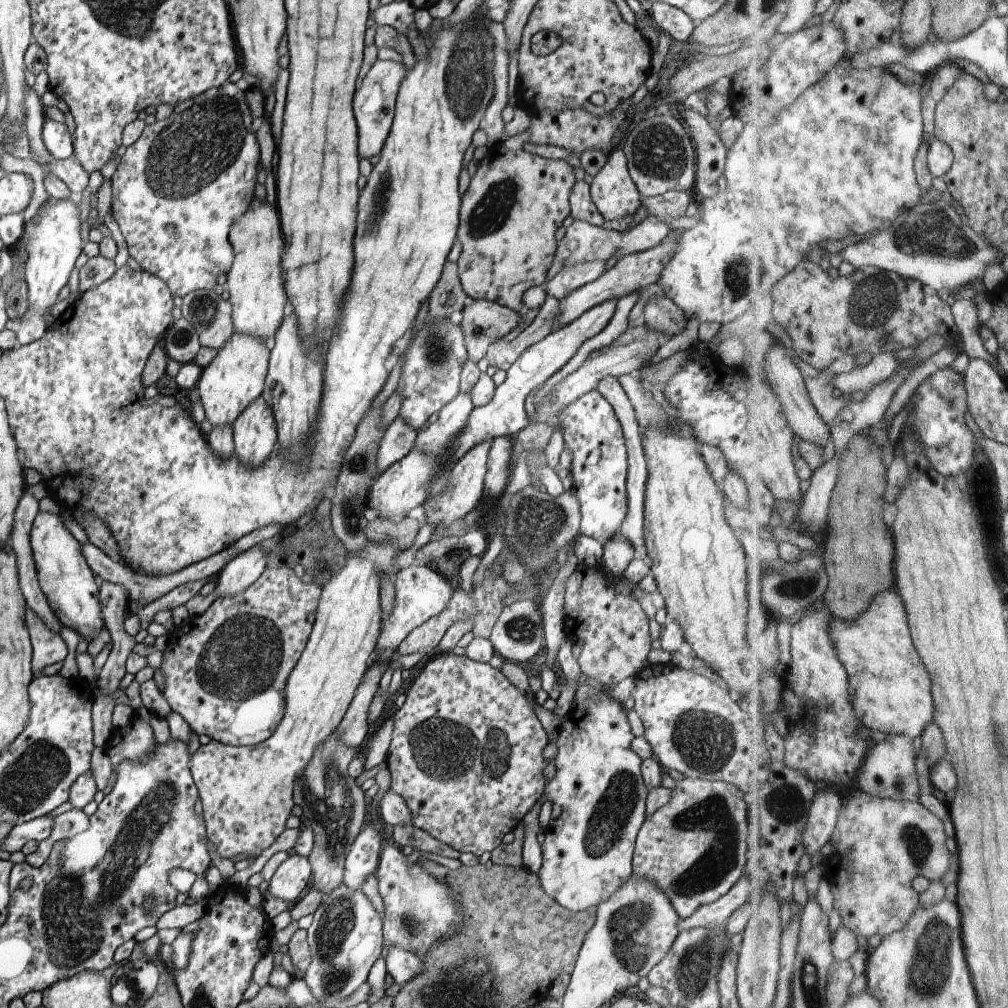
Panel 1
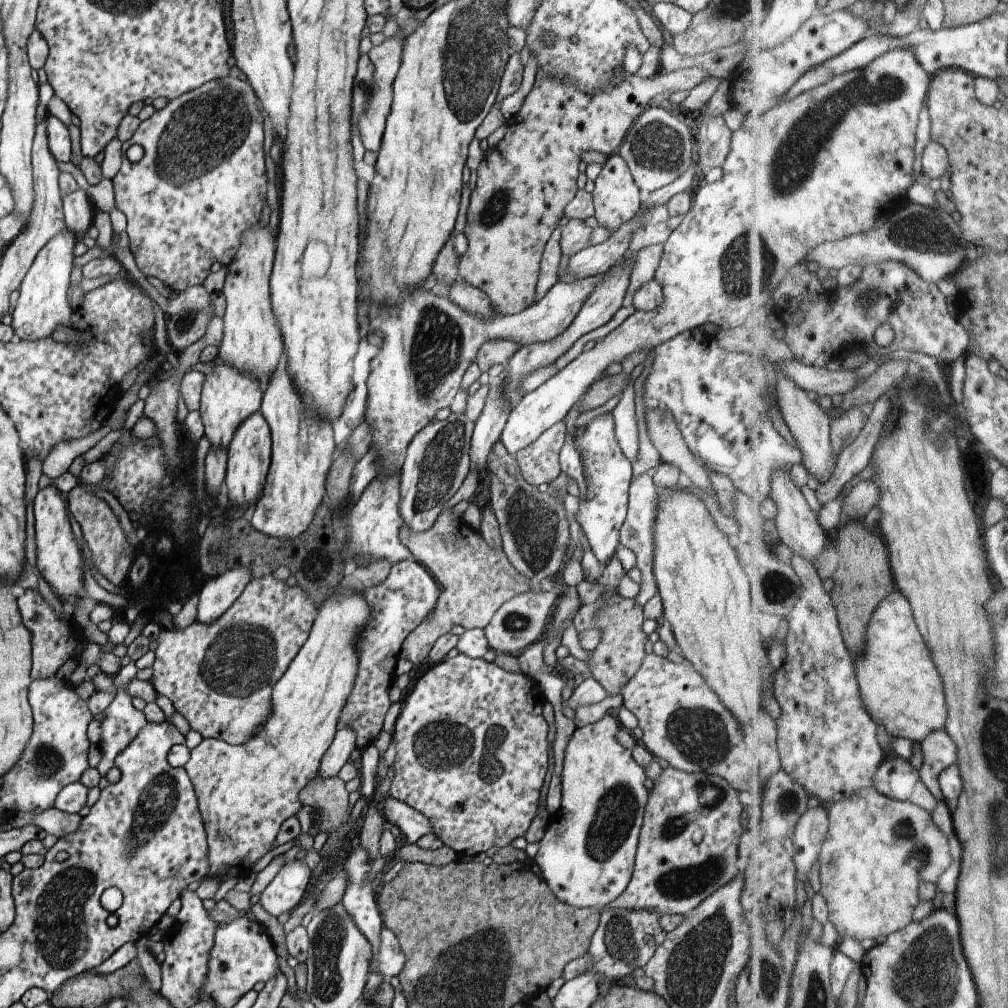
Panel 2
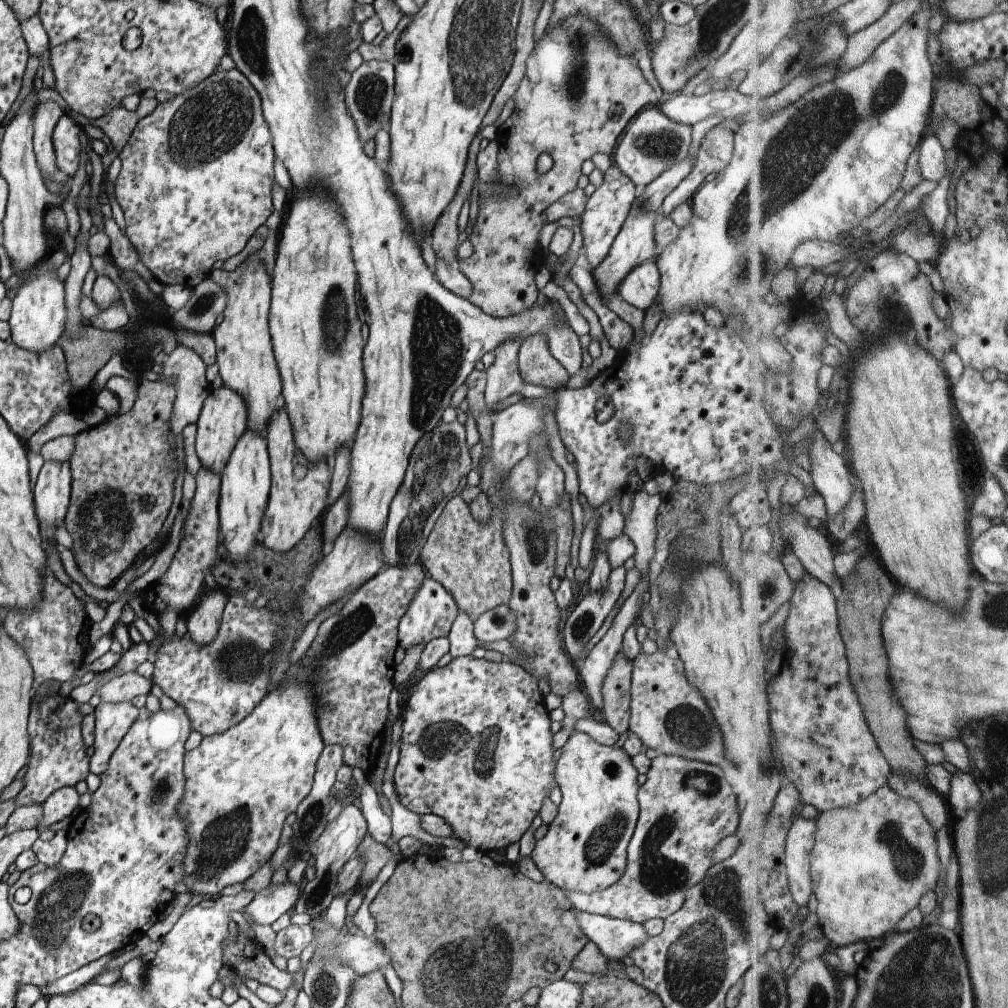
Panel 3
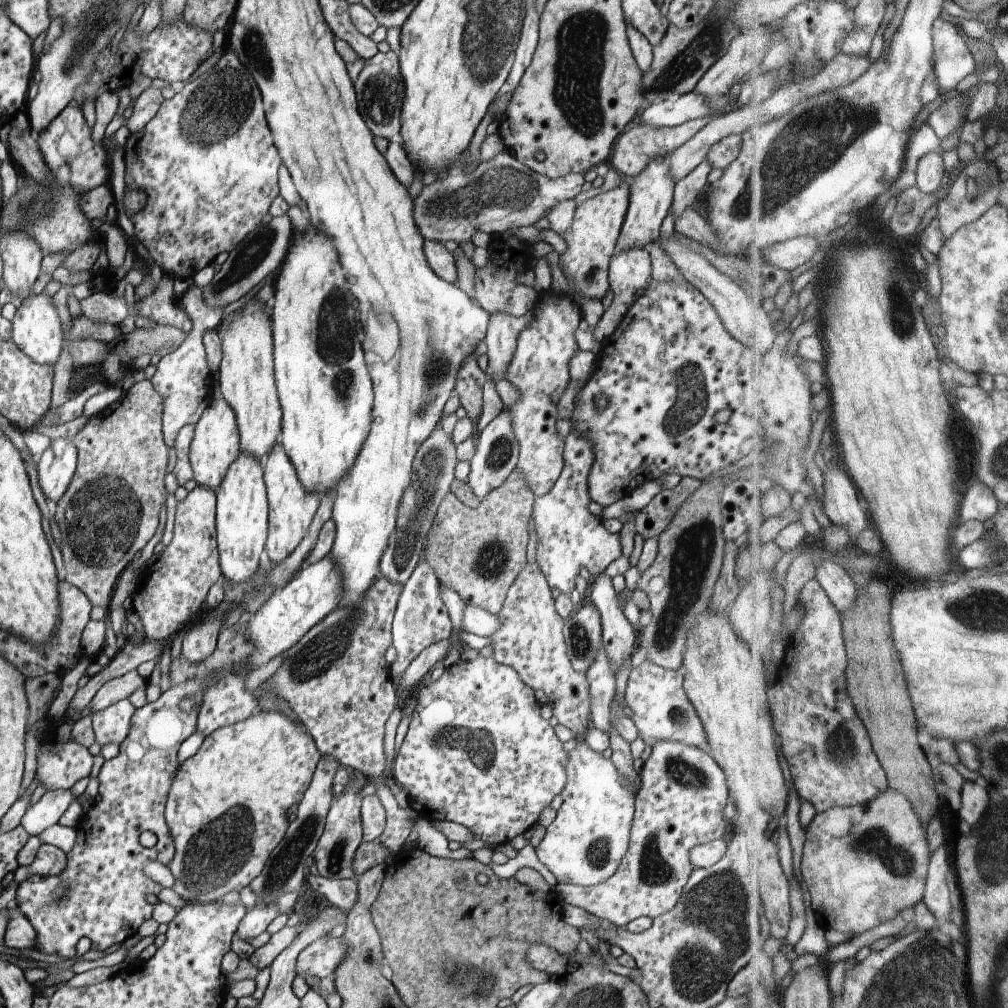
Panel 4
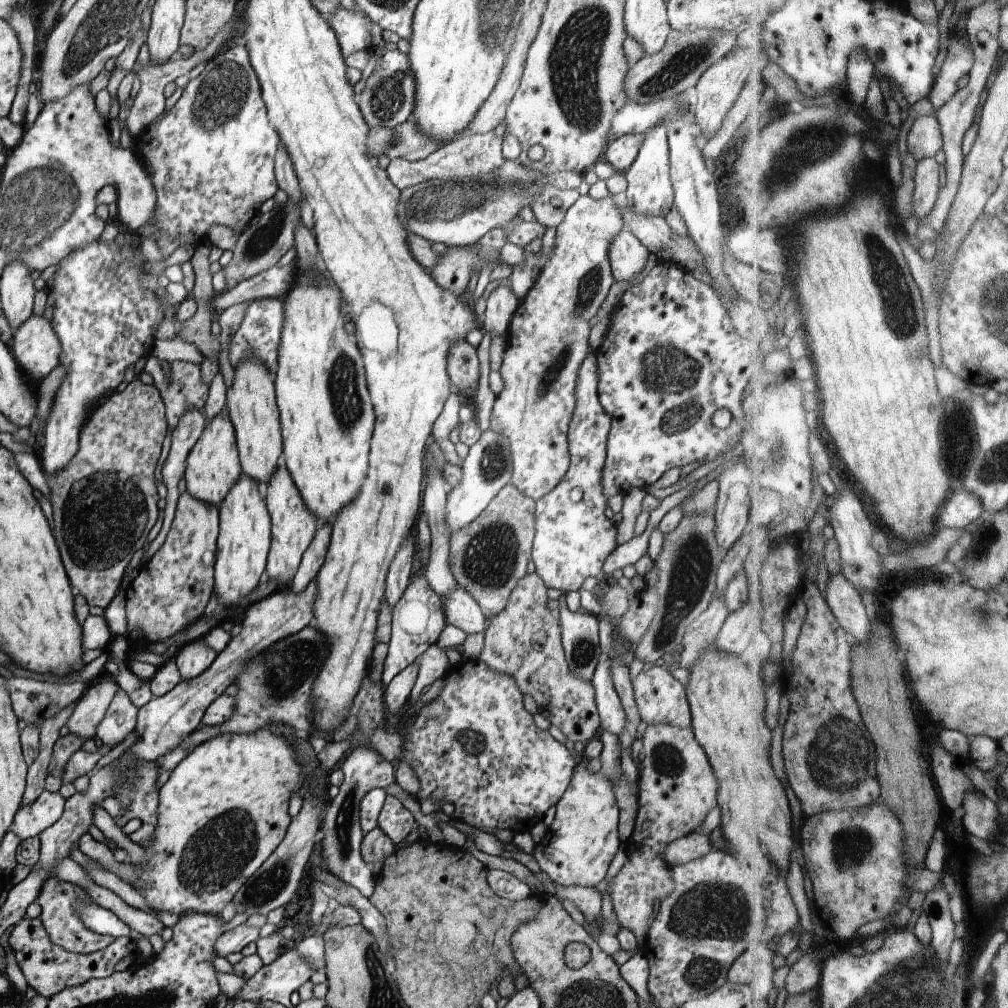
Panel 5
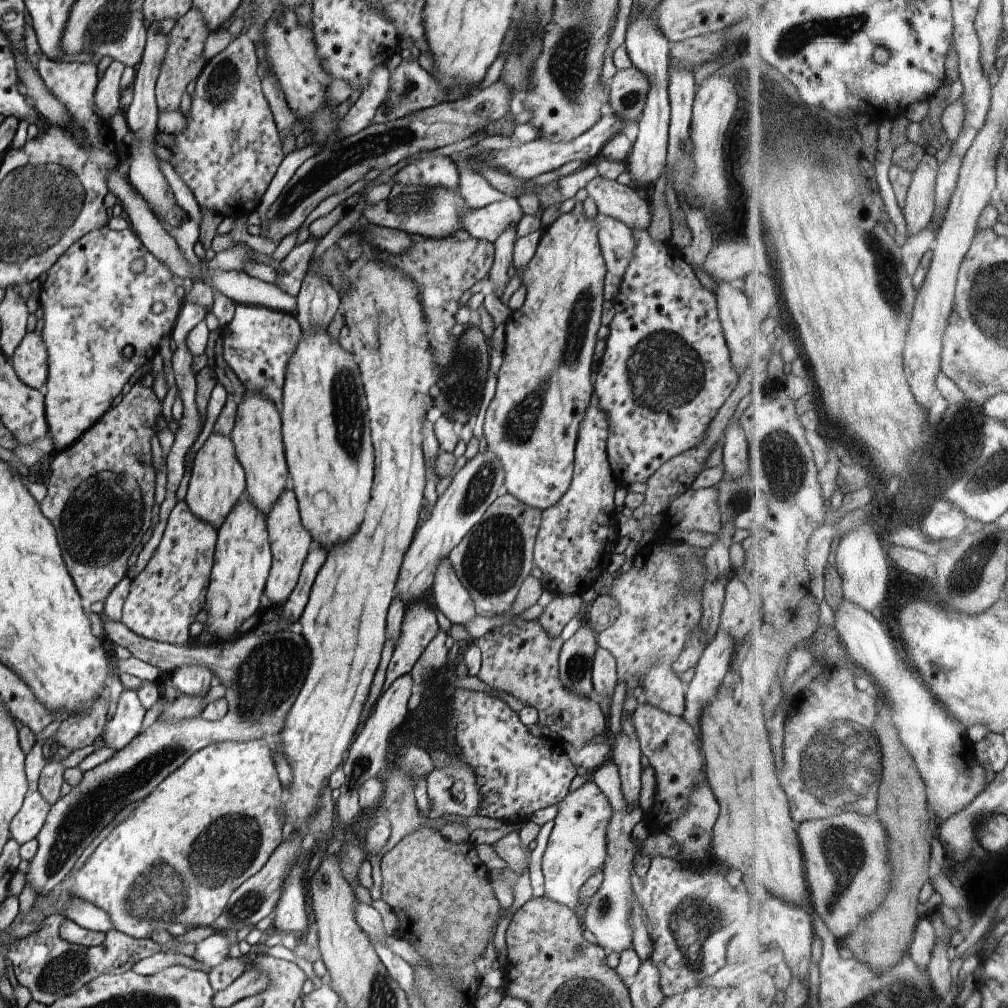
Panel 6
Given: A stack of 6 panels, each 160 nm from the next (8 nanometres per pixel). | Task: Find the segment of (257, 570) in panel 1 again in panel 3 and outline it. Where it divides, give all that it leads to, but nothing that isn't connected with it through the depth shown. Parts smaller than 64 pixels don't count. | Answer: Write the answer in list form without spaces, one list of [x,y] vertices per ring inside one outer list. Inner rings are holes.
[[[217,587],[214,594],[204,596],[195,605],[186,622],[187,633],[196,646],[206,646],[216,640],[227,600],[224,592]]]

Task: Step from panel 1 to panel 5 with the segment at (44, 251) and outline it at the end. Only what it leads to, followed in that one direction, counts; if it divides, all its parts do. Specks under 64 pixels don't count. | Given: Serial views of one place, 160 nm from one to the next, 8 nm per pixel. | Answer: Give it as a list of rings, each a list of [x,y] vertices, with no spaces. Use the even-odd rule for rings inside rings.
[[[30,316],[13,336],[11,353],[27,379],[37,384],[60,363],[60,340],[44,316]]]

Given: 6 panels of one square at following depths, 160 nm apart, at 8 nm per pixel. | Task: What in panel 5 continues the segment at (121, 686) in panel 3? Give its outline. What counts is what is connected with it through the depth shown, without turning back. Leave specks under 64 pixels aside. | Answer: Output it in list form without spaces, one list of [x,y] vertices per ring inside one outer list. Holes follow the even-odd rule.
[[[104,680],[91,686],[76,703],[72,715],[65,722],[70,734],[84,738],[85,741],[94,739],[98,724],[102,722],[118,688],[116,680]]]

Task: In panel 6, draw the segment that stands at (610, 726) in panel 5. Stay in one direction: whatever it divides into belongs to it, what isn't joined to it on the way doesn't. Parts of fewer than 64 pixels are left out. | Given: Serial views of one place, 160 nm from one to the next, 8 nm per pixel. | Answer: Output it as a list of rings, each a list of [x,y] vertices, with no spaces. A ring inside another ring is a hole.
[[[601,646],[597,647],[592,670],[591,681],[593,682],[594,697],[596,701],[600,704],[602,700],[610,699],[611,704],[614,688],[616,688],[618,683],[617,660],[610,654],[609,650],[606,650]]]

